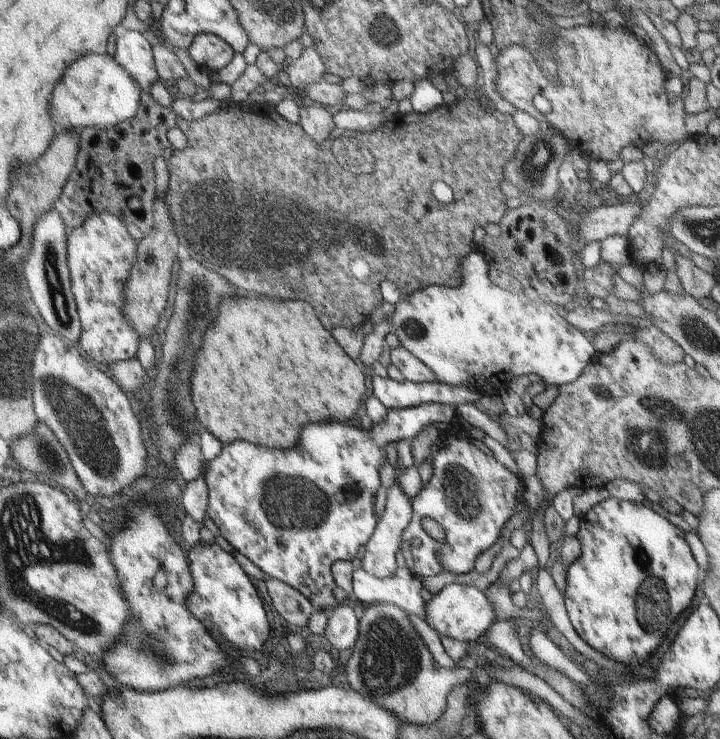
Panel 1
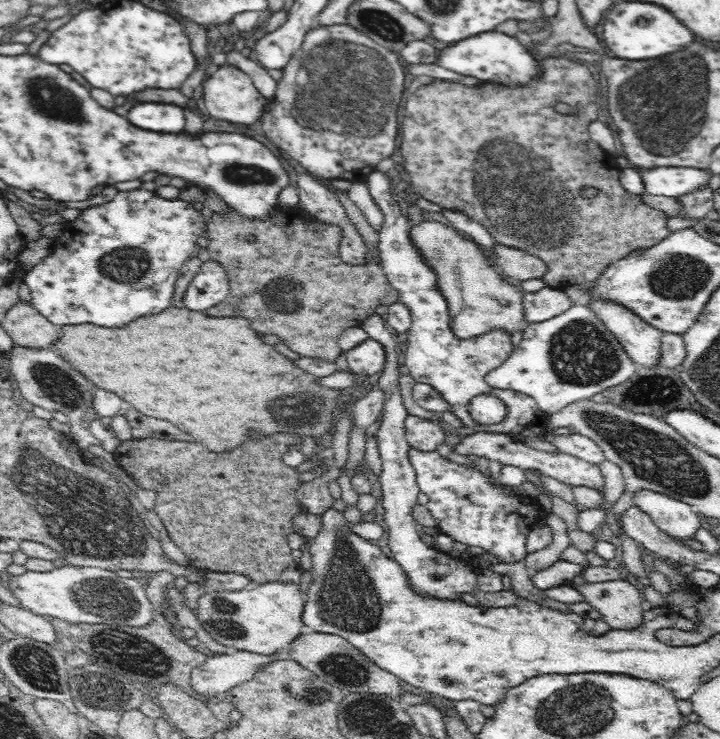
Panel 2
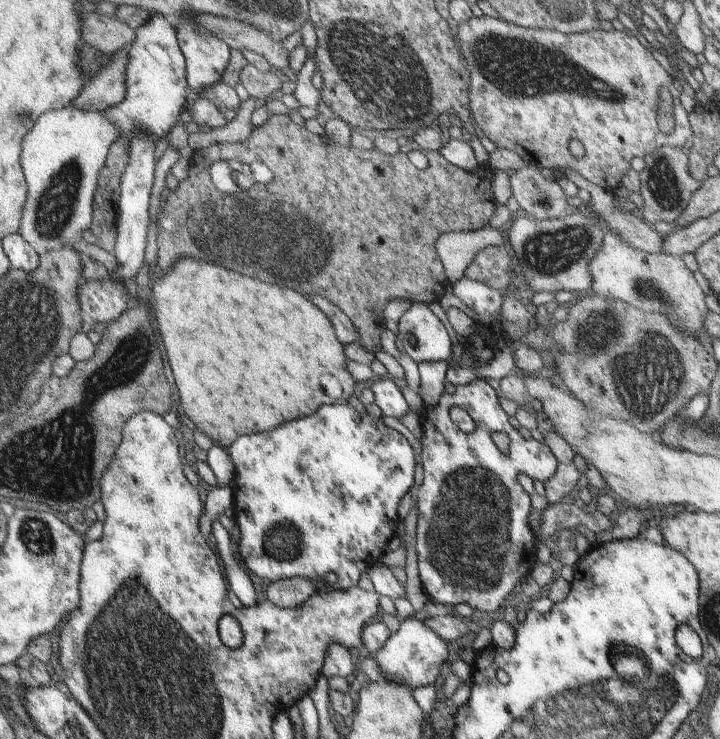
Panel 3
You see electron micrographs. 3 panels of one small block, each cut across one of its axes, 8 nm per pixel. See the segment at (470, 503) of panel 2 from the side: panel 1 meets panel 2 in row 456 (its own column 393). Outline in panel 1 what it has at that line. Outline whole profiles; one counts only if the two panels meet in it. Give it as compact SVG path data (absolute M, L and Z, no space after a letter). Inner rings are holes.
M430 403L421 404L417 407L405 408L405 409L387 409L385 419L379 423L374 423L369 430L362 427L356 427L350 424L350 422L340 422L340 420L330 420L326 424L310 424L310 428L306 428L306 432L302 432L302 444L298 444L298 448L292 448L292 450L280 450L280 448L264 448L264 446L258 446L254 442L248 442L248 440L240 440L238 444L230 444L226 446L221 455L218 455L213 461L208 461L209 466L205 467L207 472L207 481L209 482L209 489L211 492L211 501L209 506L209 516L216 522L220 528L222 536L234 546L235 550L244 554L254 564L256 564L265 574L266 577L280 579L288 584L294 586L306 598L315 606L316 609L327 611L334 607L340 606L340 602L334 597L334 578L330 574L330 568L334 562L338 560L351 561L358 548L362 544L366 544L368 540L374 535L374 528L376 528L376 518L374 518L374 494L376 490L380 488L380 476L378 476L378 468L386 462L386 446L390 442L398 442L400 439L413 438L424 428L427 424L434 422L447 422L451 423L454 416L458 415L456 406L452 406L444 403Z

